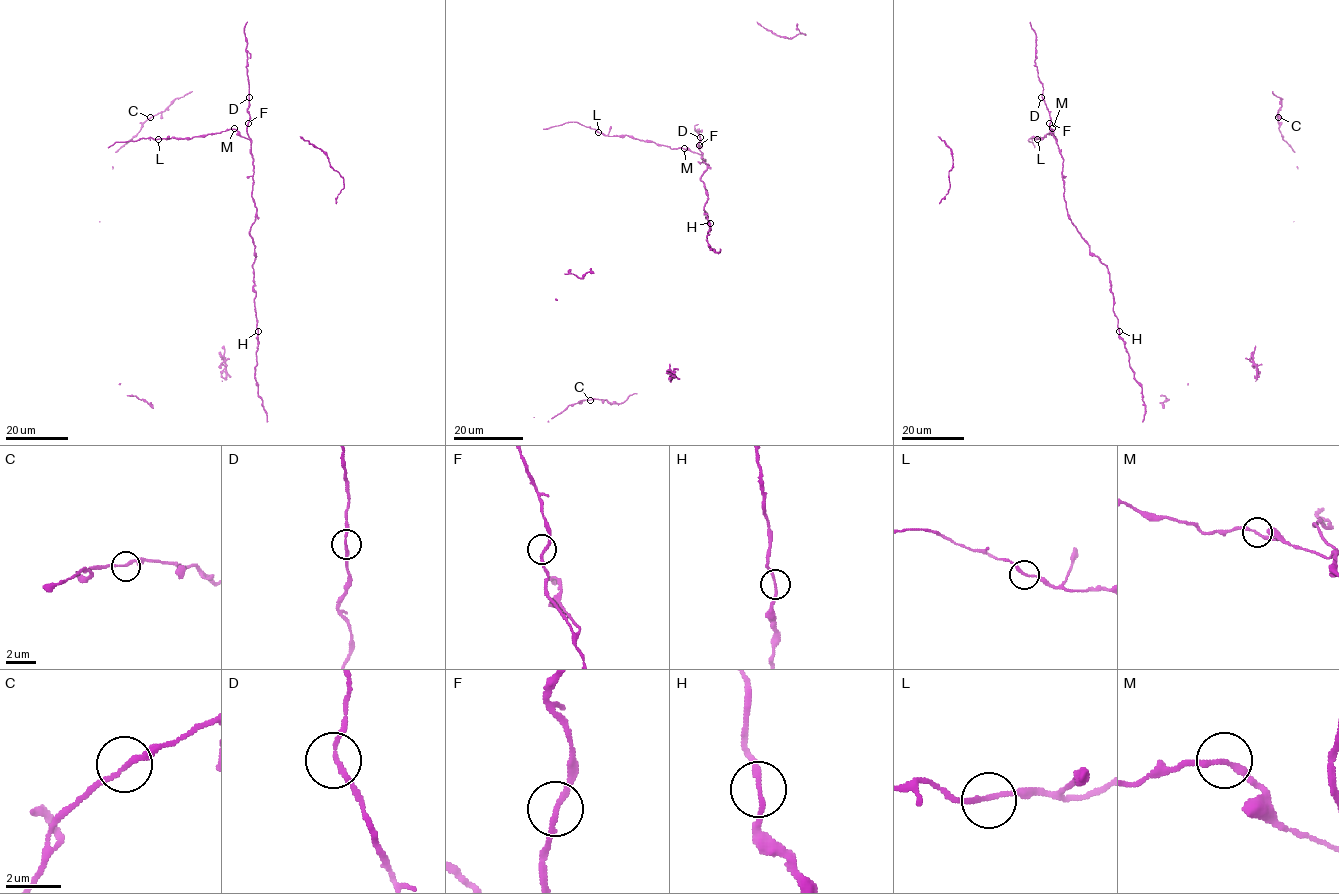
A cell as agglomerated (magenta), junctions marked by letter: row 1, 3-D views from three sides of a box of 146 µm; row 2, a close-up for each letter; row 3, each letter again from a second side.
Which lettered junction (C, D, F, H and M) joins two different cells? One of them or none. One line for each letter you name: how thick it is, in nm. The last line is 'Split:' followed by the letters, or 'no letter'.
Split: no letter

